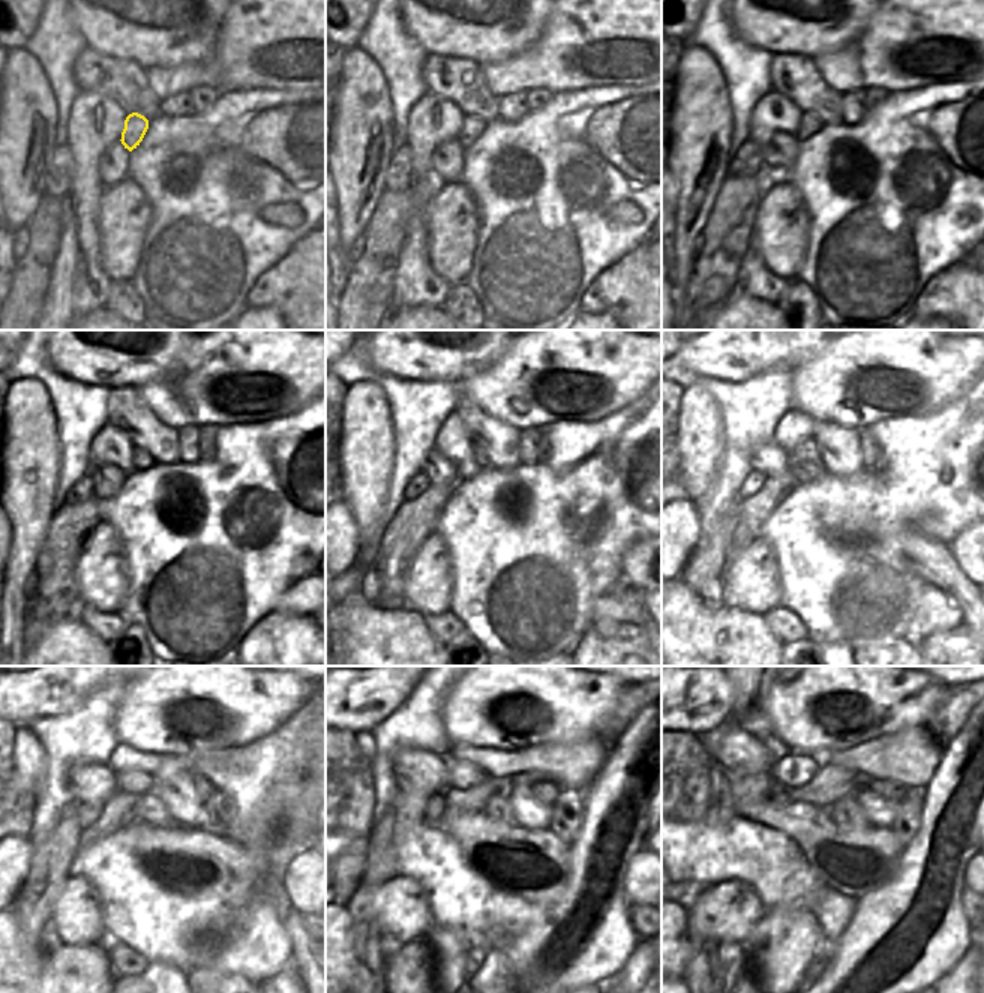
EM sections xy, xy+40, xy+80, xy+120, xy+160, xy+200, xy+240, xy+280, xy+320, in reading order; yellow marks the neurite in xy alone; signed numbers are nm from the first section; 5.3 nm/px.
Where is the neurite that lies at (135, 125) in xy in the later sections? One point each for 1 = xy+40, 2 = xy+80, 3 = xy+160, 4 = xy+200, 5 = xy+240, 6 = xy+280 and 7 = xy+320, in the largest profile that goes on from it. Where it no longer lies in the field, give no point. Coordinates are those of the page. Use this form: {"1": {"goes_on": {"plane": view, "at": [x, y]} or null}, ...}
{"1": {"goes_on": {"plane": "xy+40", "at": [473, 126]}}, "2": {"goes_on": {"plane": "xy+80", "at": [809, 125]}}, "3": {"goes_on": {"plane": "xy+160", "at": [479, 456]}}, "4": {"goes_on": {"plane": "xy+200", "at": [807, 450]}}, "5": {"goes_on": {"plane": "xy+240", "at": [137, 782]}}, "6": {"goes_on": {"plane": "xy+280", "at": [462, 774]}}, "7": {"goes_on": {"plane": "xy+320", "at": [795, 770]}}}

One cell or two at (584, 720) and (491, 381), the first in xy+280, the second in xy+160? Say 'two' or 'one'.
one

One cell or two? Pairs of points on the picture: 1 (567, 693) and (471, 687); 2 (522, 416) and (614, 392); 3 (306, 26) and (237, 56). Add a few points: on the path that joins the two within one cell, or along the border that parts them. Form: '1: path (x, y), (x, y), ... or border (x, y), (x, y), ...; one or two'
1: path (543, 693), (522, 686), (495, 687); one
2: path (545, 399), (572, 399), (576, 395), (591, 395); one
3: path (290, 30), (272, 36), (254, 48); one

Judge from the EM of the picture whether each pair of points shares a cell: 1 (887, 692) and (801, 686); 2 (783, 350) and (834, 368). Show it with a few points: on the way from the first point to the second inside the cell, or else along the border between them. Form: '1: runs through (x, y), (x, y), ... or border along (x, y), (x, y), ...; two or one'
1: runs through (866, 692), (852, 687), (822, 687); one
2: border along (825, 345), (792, 371); two

